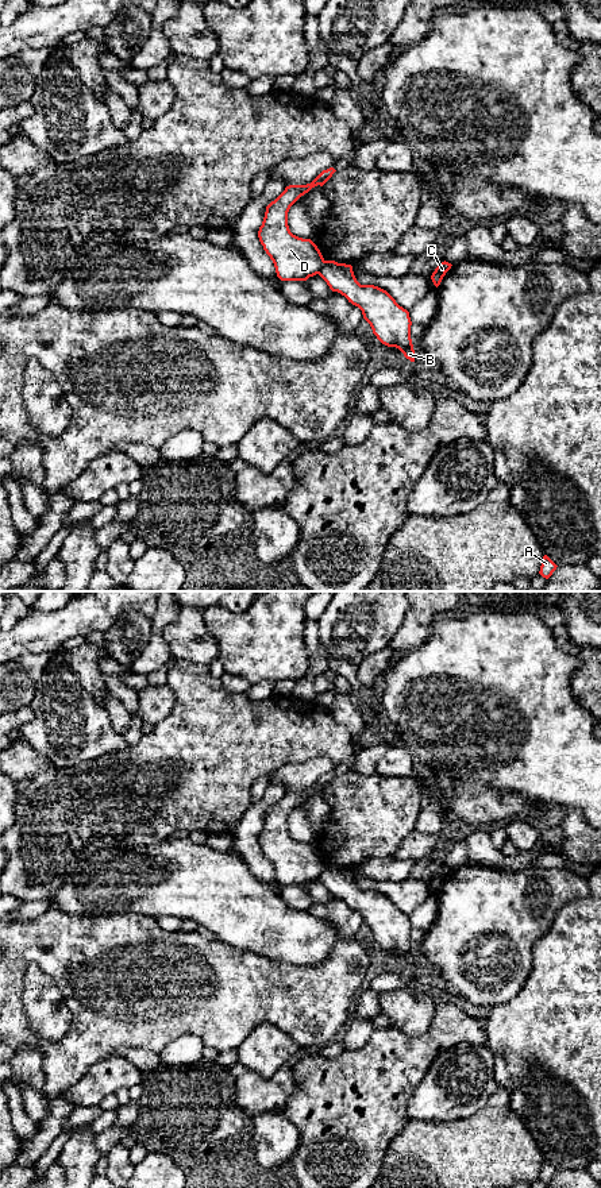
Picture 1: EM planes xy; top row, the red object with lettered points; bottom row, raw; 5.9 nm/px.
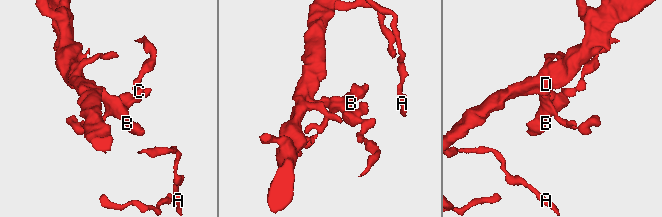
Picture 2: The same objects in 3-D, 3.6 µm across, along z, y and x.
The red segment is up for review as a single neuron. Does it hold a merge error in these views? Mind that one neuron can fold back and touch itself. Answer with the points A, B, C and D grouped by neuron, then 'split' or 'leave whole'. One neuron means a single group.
A D / B C; split

